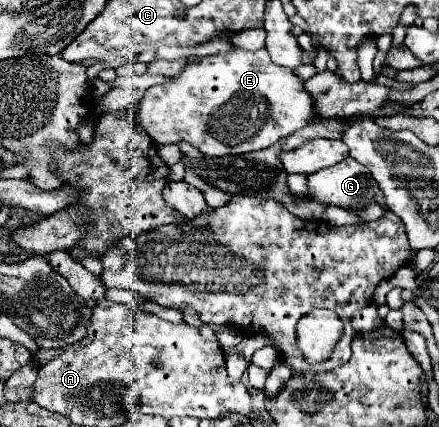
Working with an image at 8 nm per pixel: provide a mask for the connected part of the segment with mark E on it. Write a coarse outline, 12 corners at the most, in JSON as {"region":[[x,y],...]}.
{"region":[[235,47],[147,89],[159,145],[265,149],[313,123],[303,79]]}

